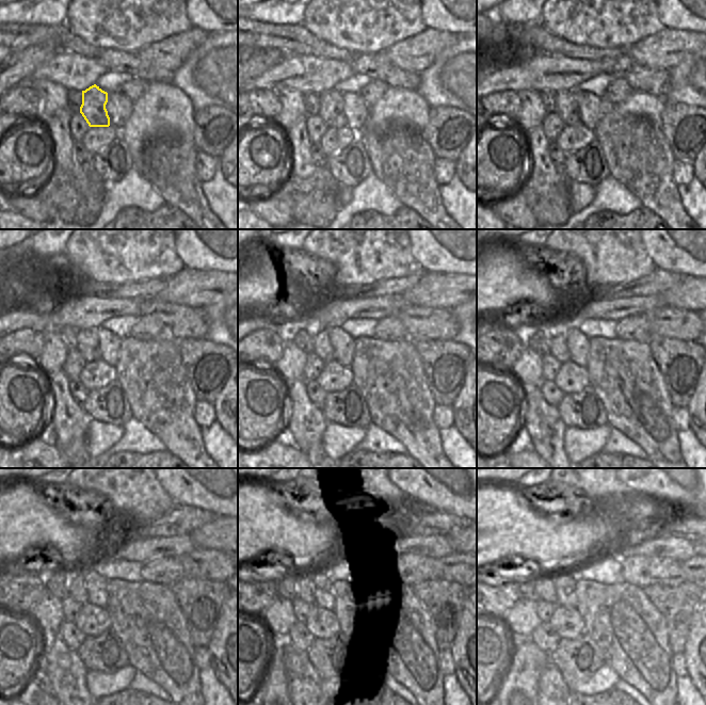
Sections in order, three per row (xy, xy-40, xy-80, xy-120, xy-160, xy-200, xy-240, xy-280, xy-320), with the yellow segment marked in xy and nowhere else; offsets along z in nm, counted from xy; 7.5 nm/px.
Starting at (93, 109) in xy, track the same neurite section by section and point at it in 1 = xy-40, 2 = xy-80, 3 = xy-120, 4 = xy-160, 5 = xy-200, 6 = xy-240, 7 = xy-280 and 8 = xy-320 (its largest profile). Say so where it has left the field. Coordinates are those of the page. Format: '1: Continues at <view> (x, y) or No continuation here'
1: Continues at xy-40 (331, 111)
2: Continues at xy-80 (566, 108)
3: Continues at xy-120 (86, 343)
4: Continues at xy-160 (321, 347)
5: Continues at xy-200 (558, 349)
6: Continues at xy-240 (77, 590)
7: Continues at xy-280 (304, 588)
8: Continues at xy-320 (544, 586)

